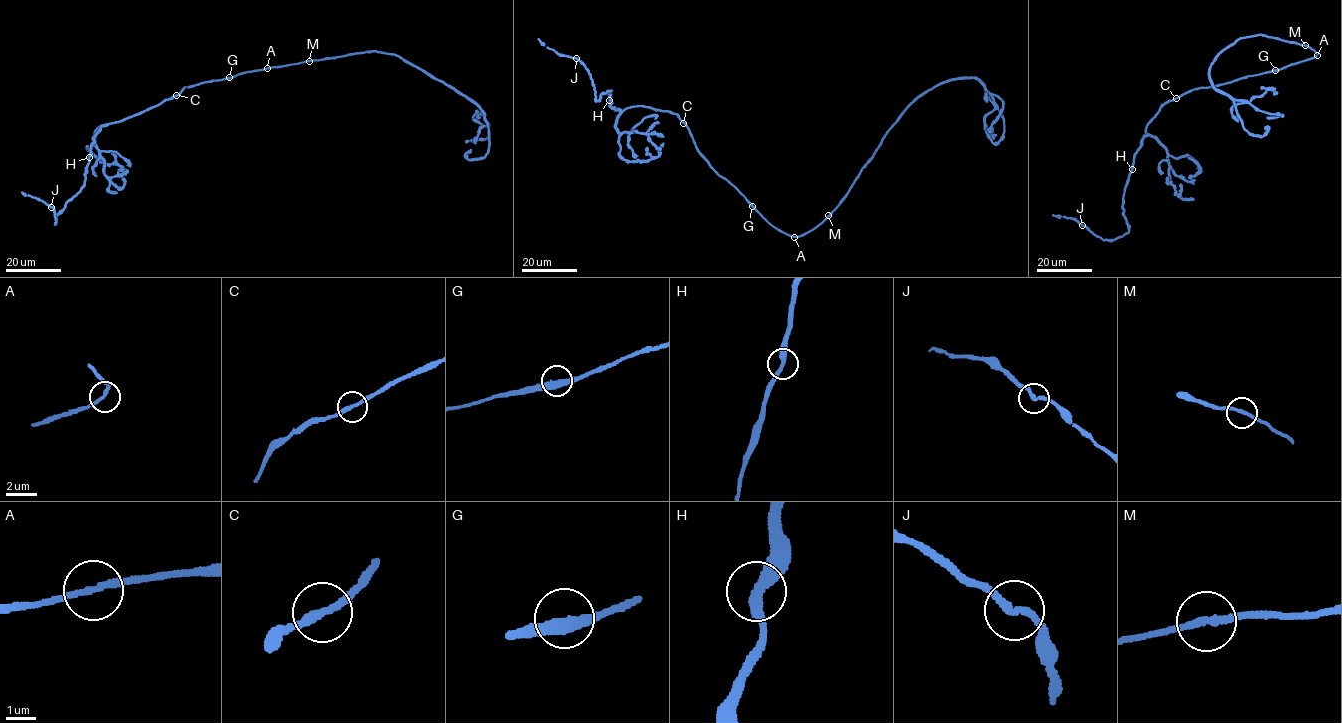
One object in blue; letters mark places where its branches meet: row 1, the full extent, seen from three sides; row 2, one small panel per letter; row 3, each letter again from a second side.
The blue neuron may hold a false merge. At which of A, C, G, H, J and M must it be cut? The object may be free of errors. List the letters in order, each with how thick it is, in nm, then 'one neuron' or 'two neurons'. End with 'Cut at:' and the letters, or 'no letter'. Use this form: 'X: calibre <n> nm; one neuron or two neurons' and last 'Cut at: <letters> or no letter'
A: calibre 180 nm; one neuron
C: calibre 240 nm; one neuron
G: calibre 400 nm; one neuron
H: calibre 320 nm; one neuron
J: calibre 240 nm; one neuron
M: calibre 200 nm; one neuron
Cut at: no letter

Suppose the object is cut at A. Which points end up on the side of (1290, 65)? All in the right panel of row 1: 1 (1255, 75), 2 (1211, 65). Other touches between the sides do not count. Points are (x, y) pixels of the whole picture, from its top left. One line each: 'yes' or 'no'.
1: yes
2: no

